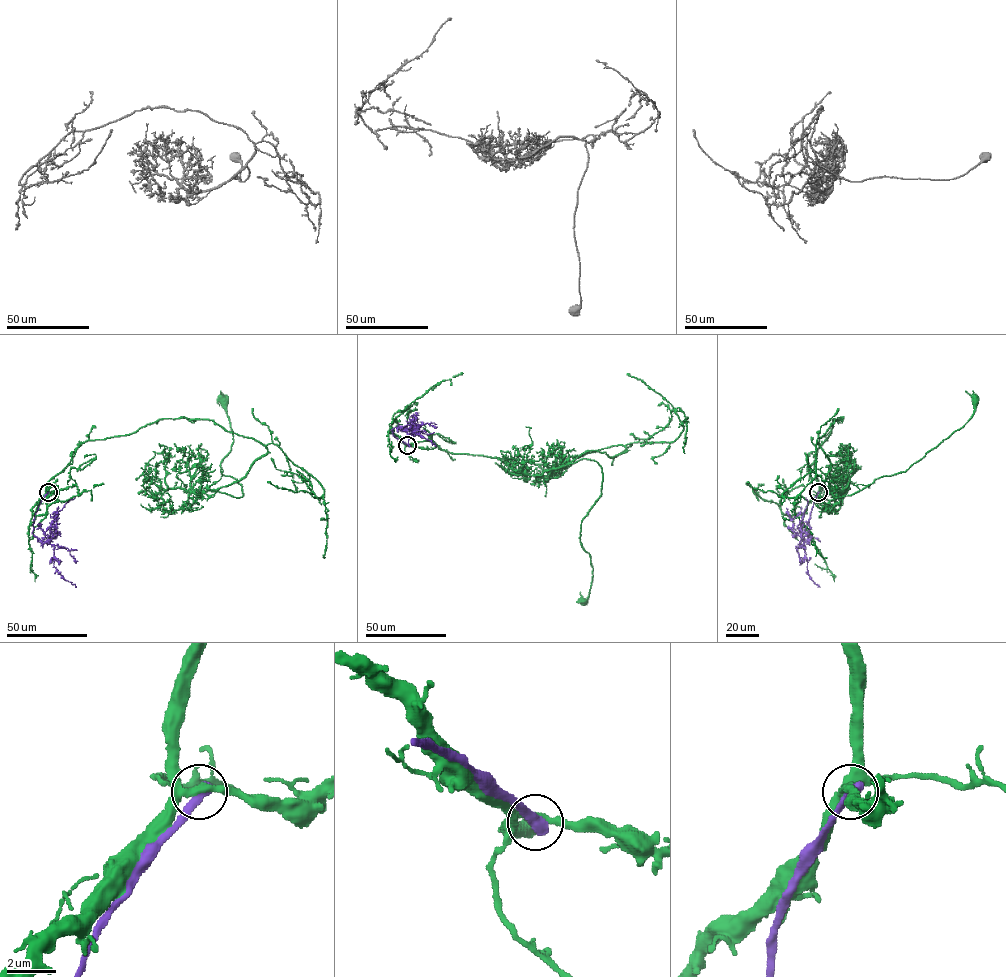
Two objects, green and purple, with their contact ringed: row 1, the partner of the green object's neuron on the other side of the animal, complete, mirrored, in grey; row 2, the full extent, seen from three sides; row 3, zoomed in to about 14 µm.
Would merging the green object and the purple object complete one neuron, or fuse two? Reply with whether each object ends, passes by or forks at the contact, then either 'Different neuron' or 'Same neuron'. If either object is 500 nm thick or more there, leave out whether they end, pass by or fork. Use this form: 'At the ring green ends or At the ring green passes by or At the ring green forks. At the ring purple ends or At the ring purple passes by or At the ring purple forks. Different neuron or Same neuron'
At the ring green forks. At the ring purple ends. Different neuron

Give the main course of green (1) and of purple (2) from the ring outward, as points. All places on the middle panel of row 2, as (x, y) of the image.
1: (407, 445), (545, 469), (623, 445), (570, 463), (595, 461), (602, 478), (581, 525), (592, 567), (583, 601)
2: (407, 445), (394, 436), (392, 429), (413, 430), (413, 434), (422, 436), (435, 446)

